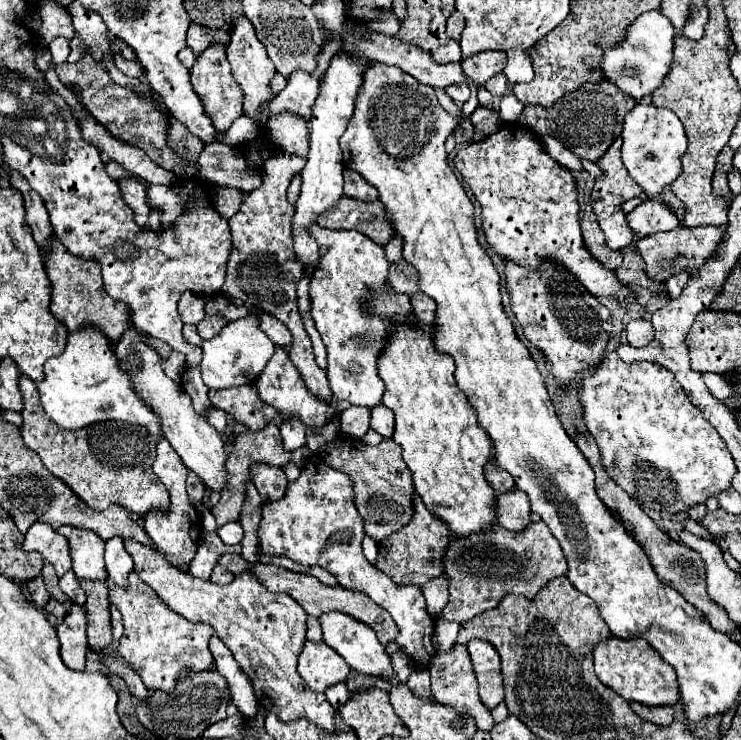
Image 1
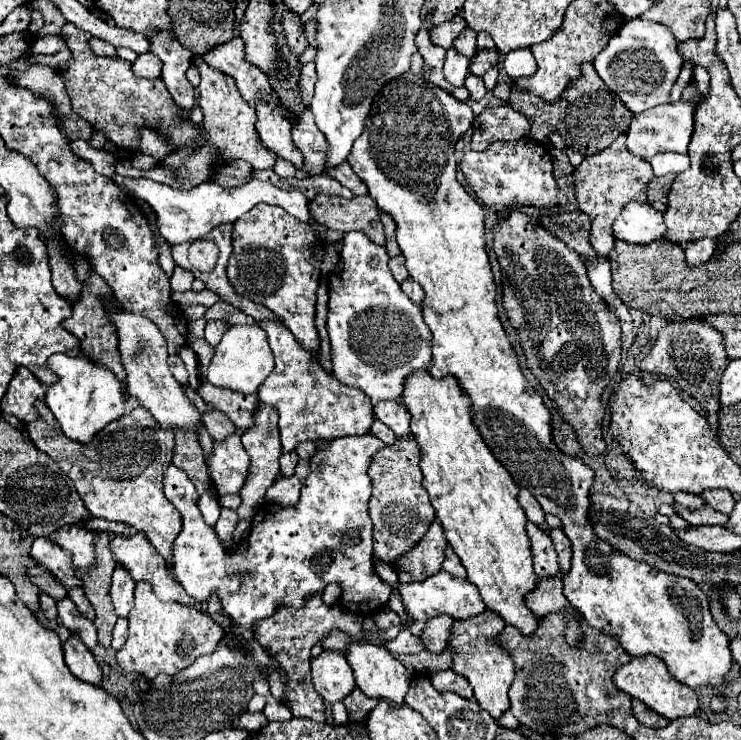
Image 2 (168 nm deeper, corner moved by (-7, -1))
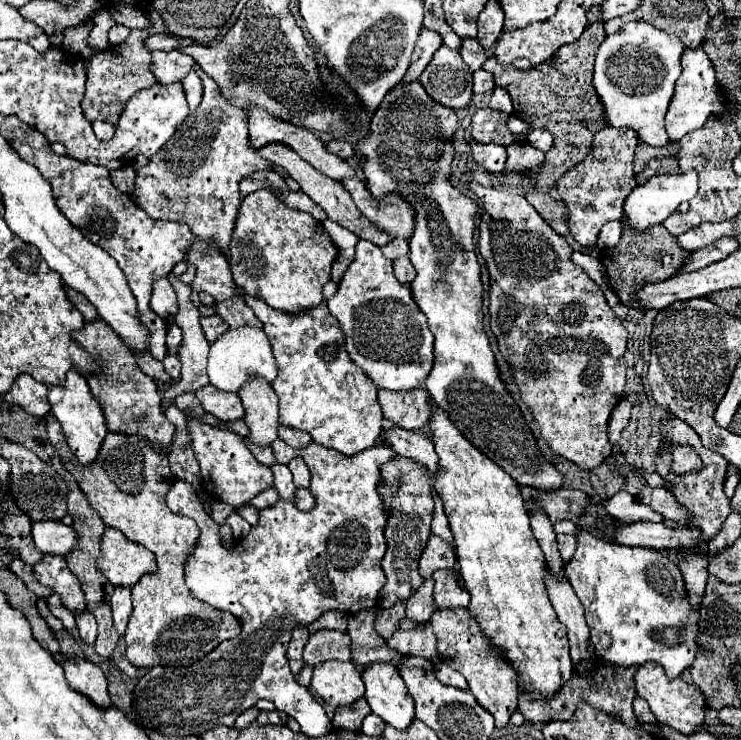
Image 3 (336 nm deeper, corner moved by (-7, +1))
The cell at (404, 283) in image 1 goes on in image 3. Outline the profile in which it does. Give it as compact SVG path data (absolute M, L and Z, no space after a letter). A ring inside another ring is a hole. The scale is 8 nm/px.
M394 239L394 241L390 241L388 245L382 247L382 253L392 261L400 255L408 255L408 241L406 239Z

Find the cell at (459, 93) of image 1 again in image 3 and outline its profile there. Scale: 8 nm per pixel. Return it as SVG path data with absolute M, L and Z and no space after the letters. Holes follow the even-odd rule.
M478 69L474 73L474 93L488 93L492 89L494 89L494 75L484 69Z

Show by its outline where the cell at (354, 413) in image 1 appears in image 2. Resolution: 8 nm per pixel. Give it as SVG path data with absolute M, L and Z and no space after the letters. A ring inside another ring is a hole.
M374 419L374 423L372 423L372 427L370 427L370 435L374 435L374 437L378 437L378 439L382 439L386 445L392 445L394 441L396 441L396 435L390 431L390 427L386 427L386 425L382 425L378 419Z

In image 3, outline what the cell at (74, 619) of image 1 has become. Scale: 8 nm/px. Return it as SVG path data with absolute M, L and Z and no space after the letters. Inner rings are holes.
M66 659L64 673L66 673L68 685L74 691L86 695L100 709L110 707L110 697L106 691L106 677L98 665L86 659Z

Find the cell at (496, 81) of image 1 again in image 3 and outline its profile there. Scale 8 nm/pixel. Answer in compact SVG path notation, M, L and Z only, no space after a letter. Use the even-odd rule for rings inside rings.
M496 87L492 97L490 97L490 103L488 103L490 109L496 109L496 111L504 111L504 113L512 113L512 101L510 101L510 95L506 93L506 89L502 87Z

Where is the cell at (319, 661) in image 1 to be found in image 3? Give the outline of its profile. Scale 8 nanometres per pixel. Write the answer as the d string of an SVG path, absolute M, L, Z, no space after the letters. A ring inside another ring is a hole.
M326 661L314 667L312 689L330 707L346 707L364 695L364 681L360 669L352 663Z

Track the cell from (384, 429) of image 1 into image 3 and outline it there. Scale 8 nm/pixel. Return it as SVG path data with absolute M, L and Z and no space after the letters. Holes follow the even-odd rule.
M380 389L378 403L382 407L384 419L404 429L424 427L434 411L432 397L426 389L412 389L412 391Z

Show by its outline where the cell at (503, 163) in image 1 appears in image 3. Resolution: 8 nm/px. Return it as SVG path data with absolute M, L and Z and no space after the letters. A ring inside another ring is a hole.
M516 141L506 149L508 149L506 171L536 171L544 161L544 153L534 149L526 141Z

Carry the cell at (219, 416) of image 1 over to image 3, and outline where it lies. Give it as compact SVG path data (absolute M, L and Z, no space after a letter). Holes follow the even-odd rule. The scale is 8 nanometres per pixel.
M176 324L168 327L166 336L166 346L168 354L177 354L182 342L182 331Z

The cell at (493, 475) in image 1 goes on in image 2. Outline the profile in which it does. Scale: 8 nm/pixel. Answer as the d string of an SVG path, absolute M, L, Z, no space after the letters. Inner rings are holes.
M520 487L518 503L522 505L522 509L526 511L526 515L528 515L528 519L530 519L532 523L538 523L540 527L544 527L544 529L546 529L546 533L550 533L550 529L548 529L548 525L546 525L546 521L544 521L544 511L542 511L540 503L536 501L536 497L534 497L528 489Z

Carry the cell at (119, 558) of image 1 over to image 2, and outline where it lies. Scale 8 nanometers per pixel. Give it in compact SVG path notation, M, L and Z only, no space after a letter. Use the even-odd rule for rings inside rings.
M116 567L114 575L112 575L112 589L110 589L110 597L116 609L118 617L128 617L130 609L132 609L132 601L134 601L134 581L130 577L130 573L124 567Z

